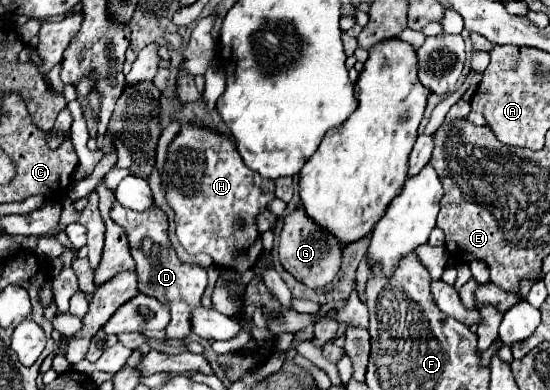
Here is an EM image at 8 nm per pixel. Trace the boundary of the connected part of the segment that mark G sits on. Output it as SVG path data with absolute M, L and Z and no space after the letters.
M297 208L295 212L291 212L285 218L285 224L283 224L283 230L279 236L279 260L281 260L283 268L291 276L295 276L299 282L303 282L305 286L309 286L309 288L327 286L339 272L341 252L343 252L341 246L331 236L327 236L325 230L321 230L317 224L313 224L305 216L303 208Z

